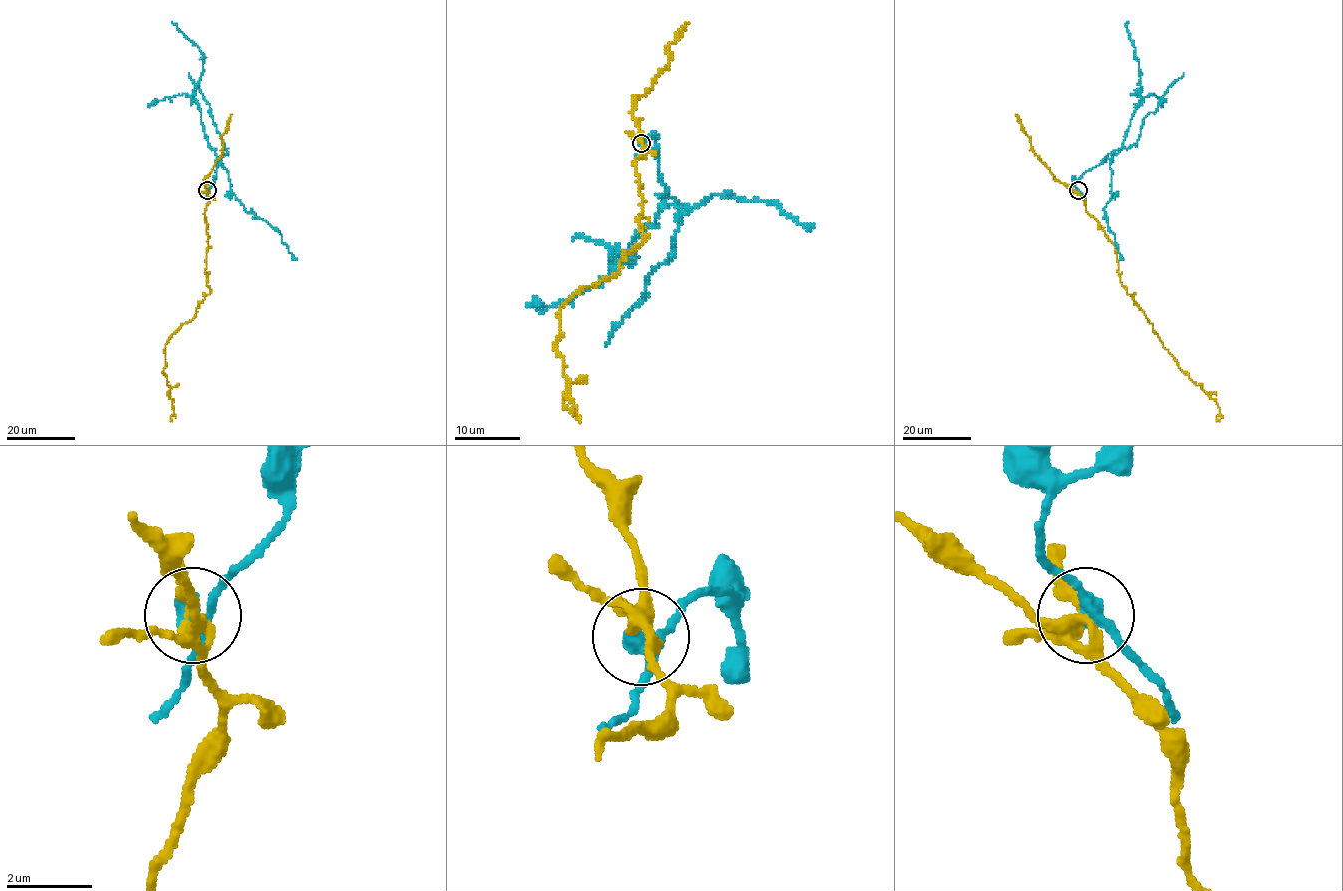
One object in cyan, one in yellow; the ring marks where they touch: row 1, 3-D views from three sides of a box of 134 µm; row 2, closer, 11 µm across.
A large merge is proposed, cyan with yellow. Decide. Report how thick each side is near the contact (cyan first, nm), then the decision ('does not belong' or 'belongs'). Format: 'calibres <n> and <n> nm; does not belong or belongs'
calibres 320 and 260 nm; does not belong

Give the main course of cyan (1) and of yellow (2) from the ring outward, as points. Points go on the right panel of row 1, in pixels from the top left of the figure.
1: (1077, 191), (1074, 185), (1076, 179), (1119, 151), (1140, 98), (1139, 60), (1125, 24), (1128, 22)
2: (1077, 191), (1086, 211), (1114, 246), (1121, 284), (1178, 366), (1215, 400), (1219, 420)

